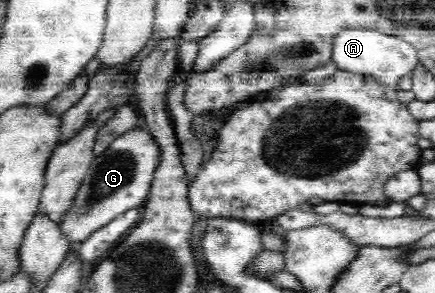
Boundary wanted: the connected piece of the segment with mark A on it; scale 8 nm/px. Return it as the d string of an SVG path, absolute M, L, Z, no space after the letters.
M339 28L330 37L331 60L339 70L363 72L395 87L399 76L410 74L419 61L417 51L400 36L389 36L374 28Z

